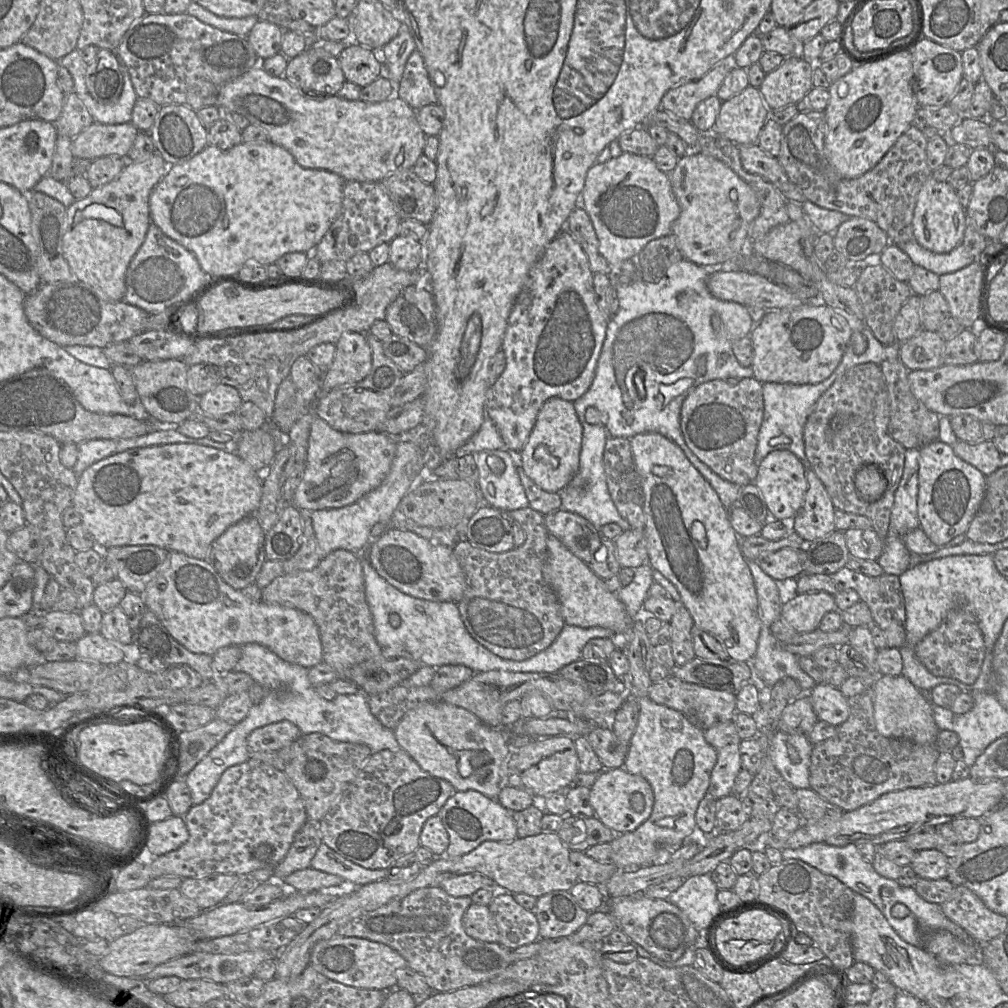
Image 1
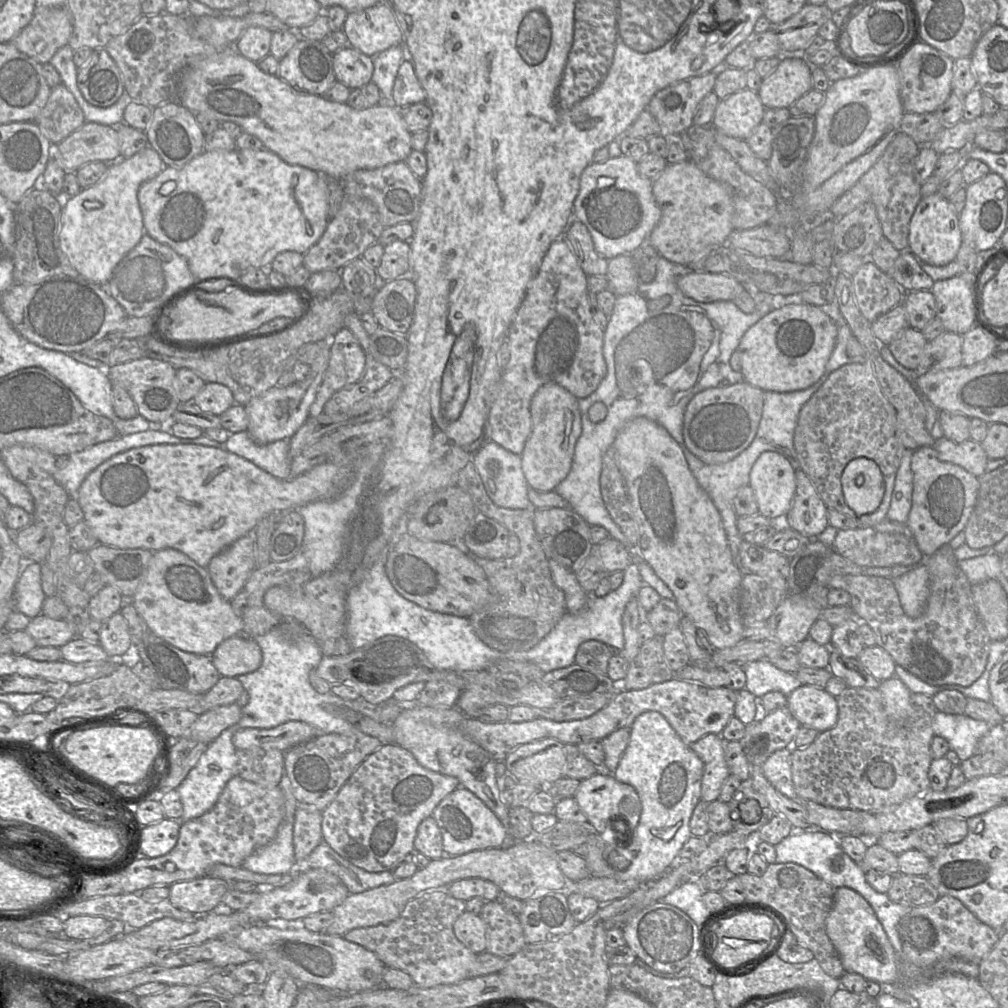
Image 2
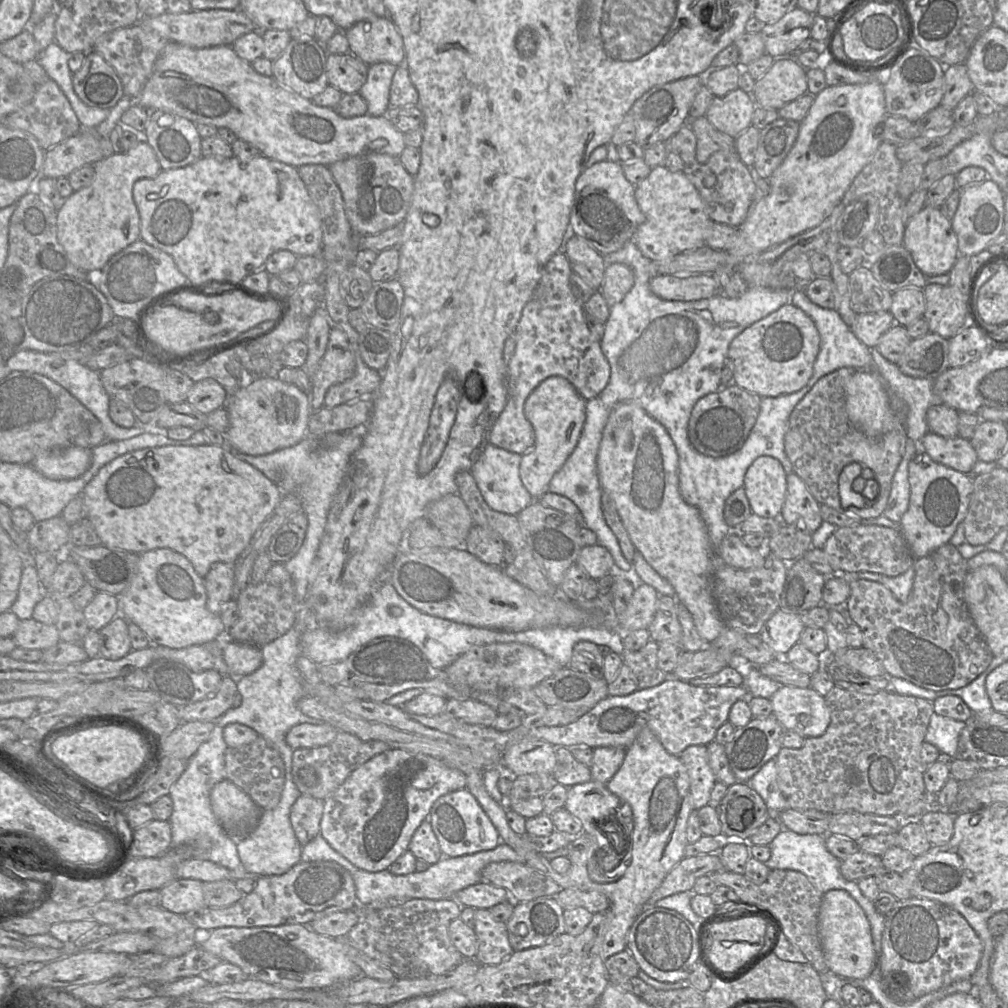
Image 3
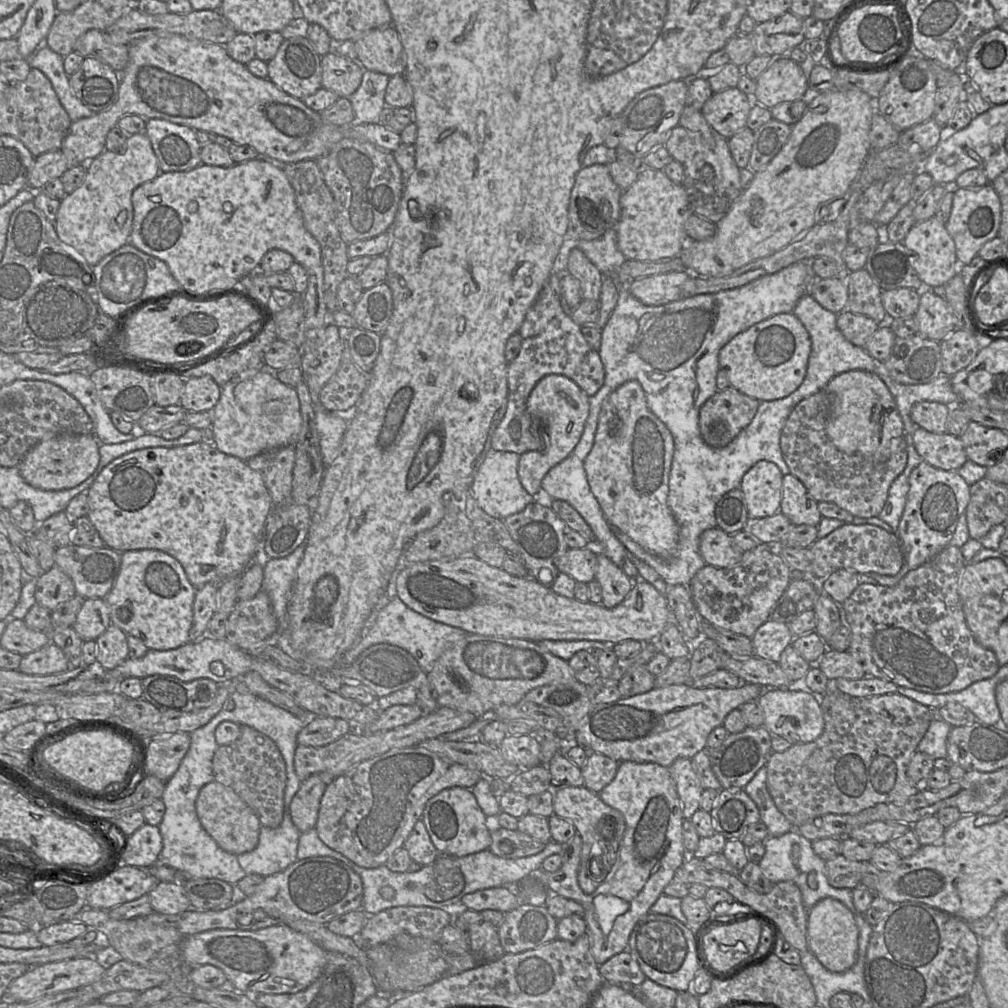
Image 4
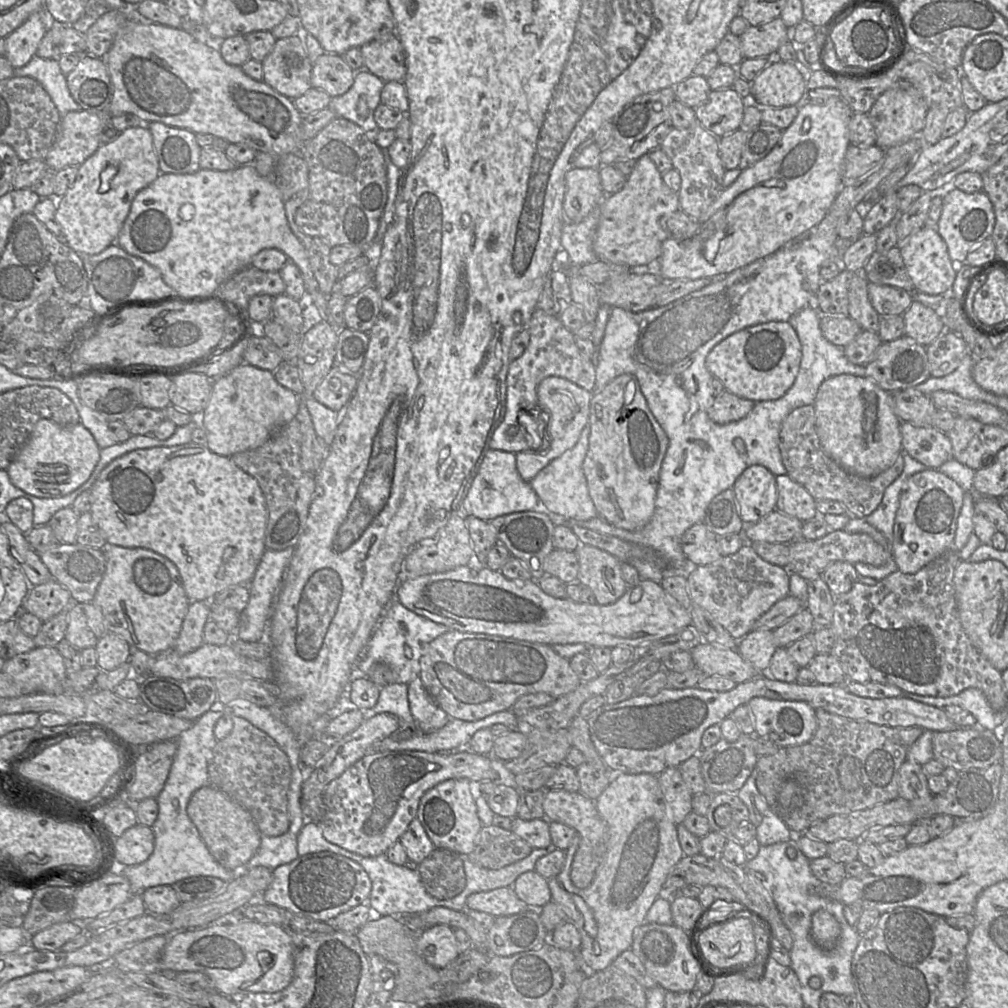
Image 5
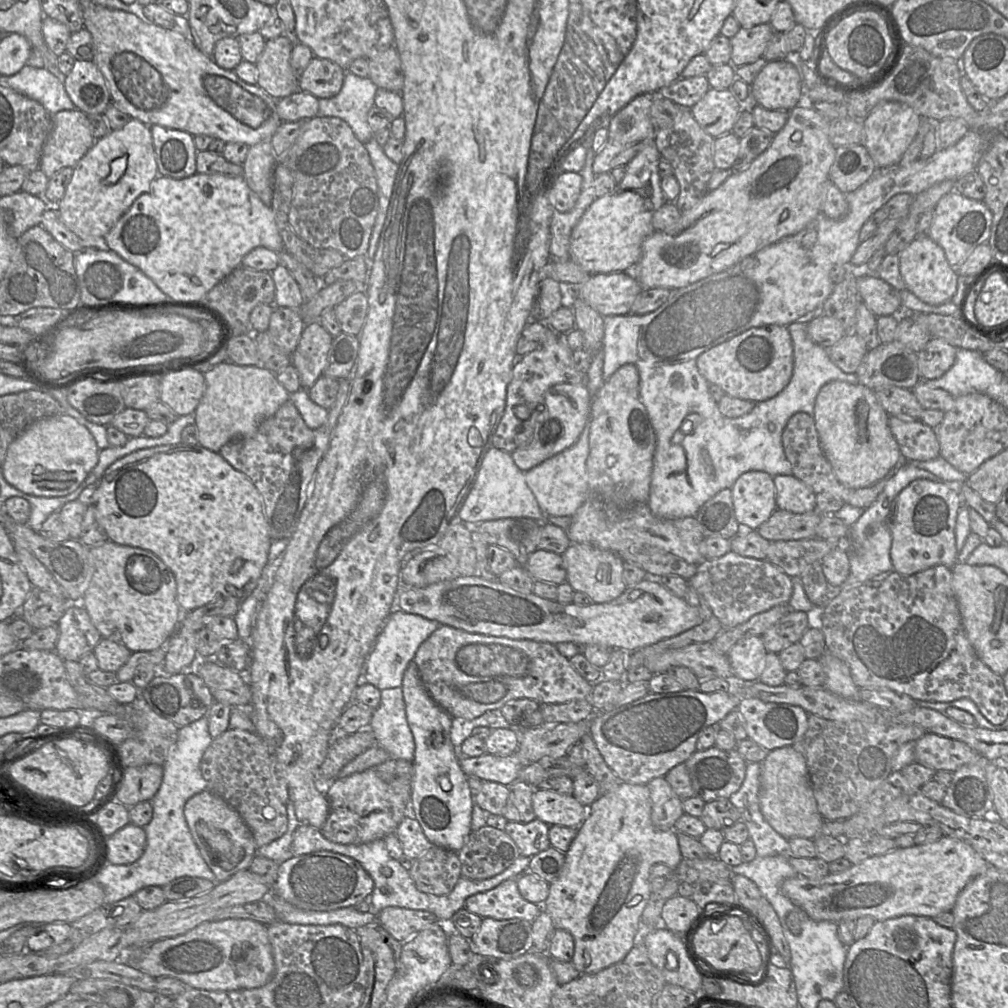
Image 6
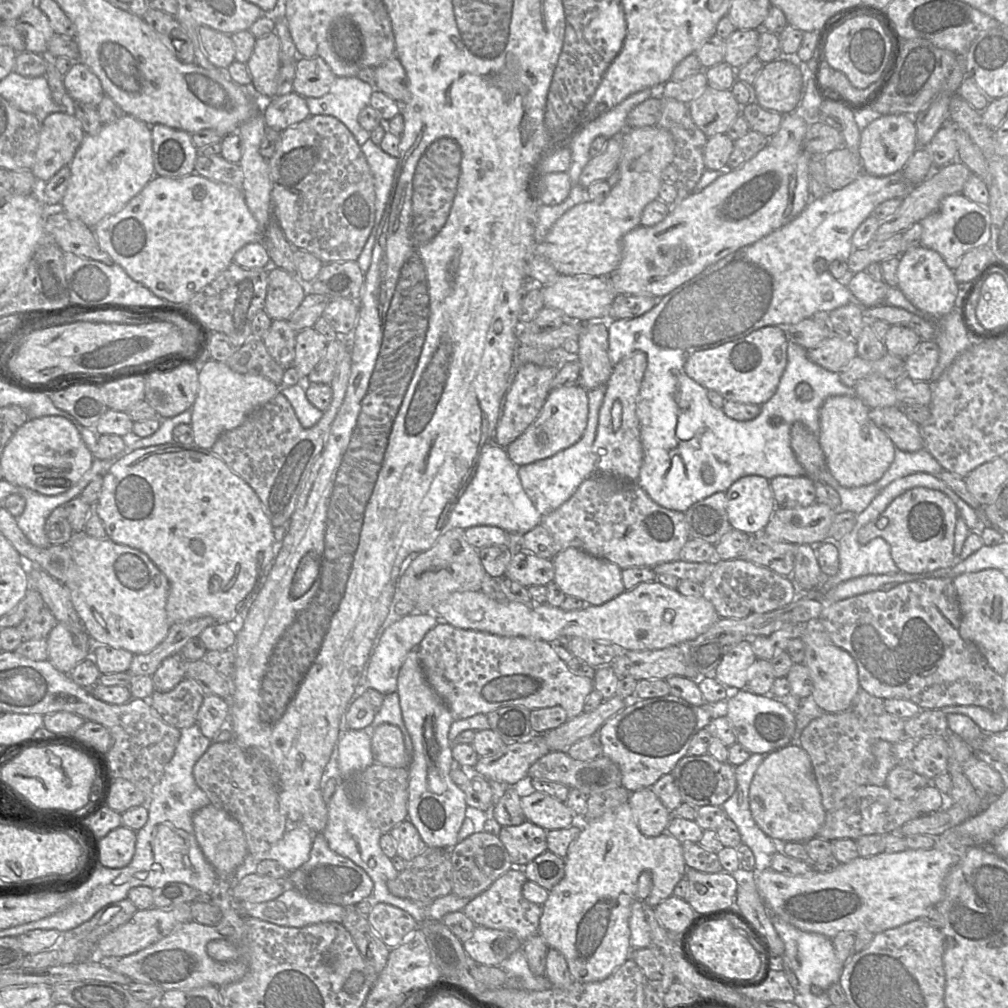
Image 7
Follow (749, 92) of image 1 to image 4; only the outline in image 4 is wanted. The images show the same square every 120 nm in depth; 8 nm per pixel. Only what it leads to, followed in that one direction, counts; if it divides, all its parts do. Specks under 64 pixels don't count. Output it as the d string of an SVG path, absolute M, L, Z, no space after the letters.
M737 86L713 93L700 110L710 127L727 140L746 126L753 99Z

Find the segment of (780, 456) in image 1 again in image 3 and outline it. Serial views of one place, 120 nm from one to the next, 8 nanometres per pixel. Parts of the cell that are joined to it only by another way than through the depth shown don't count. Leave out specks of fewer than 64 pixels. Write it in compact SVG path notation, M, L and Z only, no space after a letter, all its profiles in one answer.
M771 456L756 458L745 474L743 488L753 514L779 517L787 493L787 474L779 460Z

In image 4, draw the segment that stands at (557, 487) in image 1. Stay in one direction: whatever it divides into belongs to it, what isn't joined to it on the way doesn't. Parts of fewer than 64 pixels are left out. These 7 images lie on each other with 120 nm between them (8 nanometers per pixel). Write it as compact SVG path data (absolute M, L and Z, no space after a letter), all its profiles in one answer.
M550 374L535 385L527 399L526 408L538 429L538 423L542 425L548 435L549 445L542 451L527 451L520 455L518 478L528 494L541 495L541 482L545 475L572 453L584 431L589 407L589 396L565 375Z

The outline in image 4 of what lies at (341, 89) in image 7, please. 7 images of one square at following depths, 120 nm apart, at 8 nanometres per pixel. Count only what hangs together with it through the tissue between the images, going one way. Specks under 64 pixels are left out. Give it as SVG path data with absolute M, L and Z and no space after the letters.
M363 67L362 82L358 89L347 98L355 114L353 122L380 123L380 113L386 106L385 91L390 76Z

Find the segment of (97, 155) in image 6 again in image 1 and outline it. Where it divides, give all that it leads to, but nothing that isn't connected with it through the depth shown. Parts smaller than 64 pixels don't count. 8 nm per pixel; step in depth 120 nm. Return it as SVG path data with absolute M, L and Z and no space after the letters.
M159 152L142 162L127 162L114 180L67 207L63 257L74 276L104 299L118 302L124 297L127 268L150 225L150 194L167 173L167 165Z

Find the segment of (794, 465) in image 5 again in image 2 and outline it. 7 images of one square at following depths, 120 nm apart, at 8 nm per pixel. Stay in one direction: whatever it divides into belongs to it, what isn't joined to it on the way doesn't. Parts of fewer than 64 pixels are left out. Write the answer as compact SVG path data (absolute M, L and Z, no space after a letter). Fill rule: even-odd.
M869 362L846 364L833 371L822 386L804 404L799 413L794 432L794 448L800 469L808 476L828 509L858 519L861 527L874 527L887 519L896 474L905 450L905 447L897 438L896 420L896 411L883 394ZM861 457L871 459L879 466L885 481L885 493L880 506L874 512L859 515L845 501L841 476L851 460Z

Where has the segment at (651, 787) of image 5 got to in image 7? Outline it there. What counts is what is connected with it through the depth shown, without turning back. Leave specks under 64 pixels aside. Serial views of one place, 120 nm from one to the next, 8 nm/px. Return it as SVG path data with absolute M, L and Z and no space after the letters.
M625 803L606 812L599 818L588 821L588 823L582 827L579 836L570 844L564 861L564 876L549 891L548 898L542 905L542 915L540 917L538 933L546 942L548 949L553 948L564 956L569 972L574 981L581 983L602 981L613 974L614 971L624 964L624 962L631 956L629 918L631 915L632 903L636 899L636 889L640 874L646 870L651 872L652 889L648 897L642 901L651 907L656 907L663 900L673 895L673 890L676 884L686 875L687 867L682 854L682 843L667 832L655 837L647 837L643 835L635 822L629 803Z

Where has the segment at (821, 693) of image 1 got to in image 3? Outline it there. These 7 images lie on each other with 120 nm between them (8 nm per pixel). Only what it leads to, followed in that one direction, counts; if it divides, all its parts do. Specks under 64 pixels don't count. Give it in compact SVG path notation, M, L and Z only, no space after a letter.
M784 685L770 701L772 714L784 729L805 738L823 735L831 722L825 697L811 687Z

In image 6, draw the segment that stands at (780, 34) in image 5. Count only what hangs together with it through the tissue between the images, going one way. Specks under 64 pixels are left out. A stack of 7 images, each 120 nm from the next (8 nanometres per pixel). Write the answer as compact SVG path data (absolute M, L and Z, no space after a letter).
M770 23L751 28L741 27L736 35L730 38L731 62L735 68L753 63L763 57L767 44L773 36L774 29Z

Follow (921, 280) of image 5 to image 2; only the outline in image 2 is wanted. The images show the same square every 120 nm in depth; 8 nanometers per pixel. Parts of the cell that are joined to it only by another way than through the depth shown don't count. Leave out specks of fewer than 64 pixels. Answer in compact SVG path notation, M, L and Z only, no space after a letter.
M938 192L921 198L909 223L909 250L920 261L933 266L945 266L953 261L962 243L959 214L948 199Z

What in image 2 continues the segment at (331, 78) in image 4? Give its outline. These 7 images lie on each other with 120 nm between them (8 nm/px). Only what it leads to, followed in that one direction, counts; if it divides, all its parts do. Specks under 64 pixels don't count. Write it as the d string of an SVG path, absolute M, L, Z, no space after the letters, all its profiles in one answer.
M346 46L333 54L336 81L353 90L368 84L373 74L372 57Z

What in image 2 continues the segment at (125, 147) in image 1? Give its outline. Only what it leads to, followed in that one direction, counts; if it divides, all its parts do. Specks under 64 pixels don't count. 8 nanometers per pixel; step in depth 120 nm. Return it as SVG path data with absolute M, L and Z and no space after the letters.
M86 121L79 129L74 131L72 134L70 134L68 137L66 137L64 140L59 142L58 144L54 145L52 159L54 159L66 172L76 172L78 168L80 168L81 166L83 166L89 162L103 161L105 163L112 163L119 159L127 159L127 158L121 158L120 144L119 144L119 138L118 138L116 127L100 124L97 122L87 122Z

